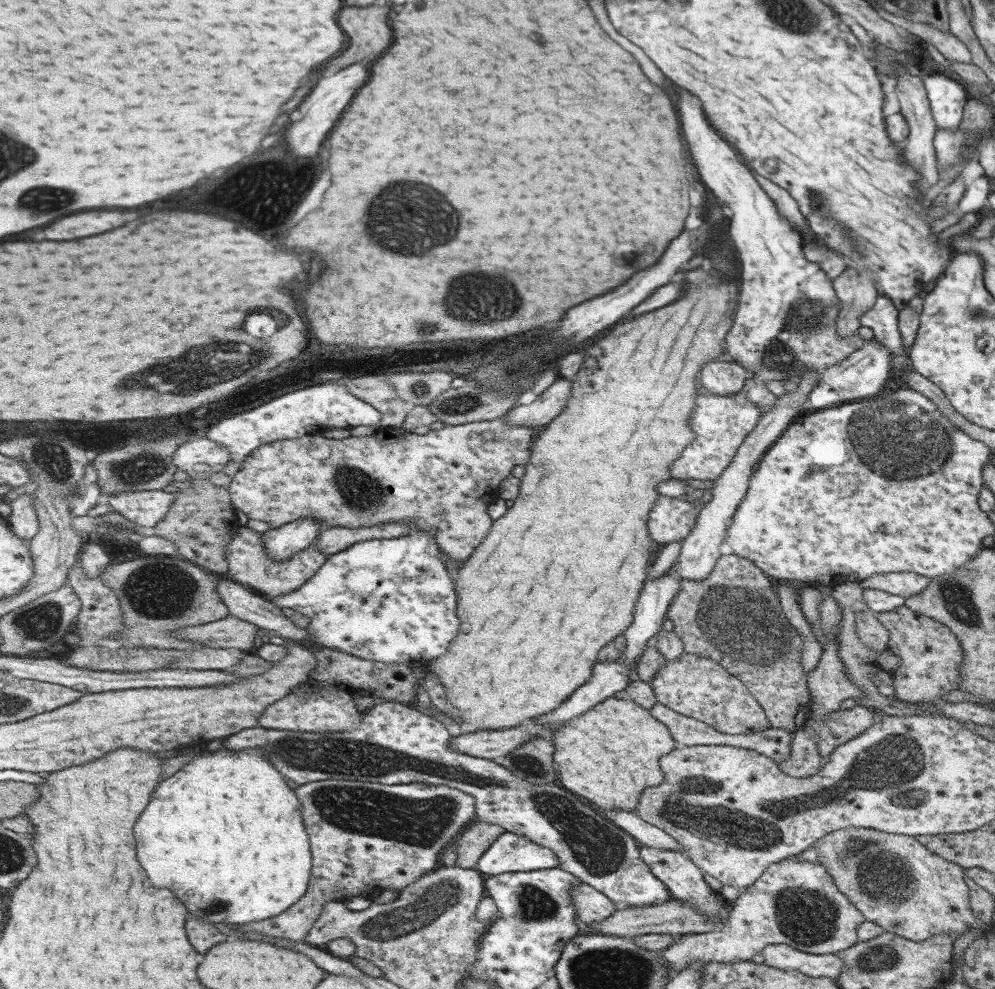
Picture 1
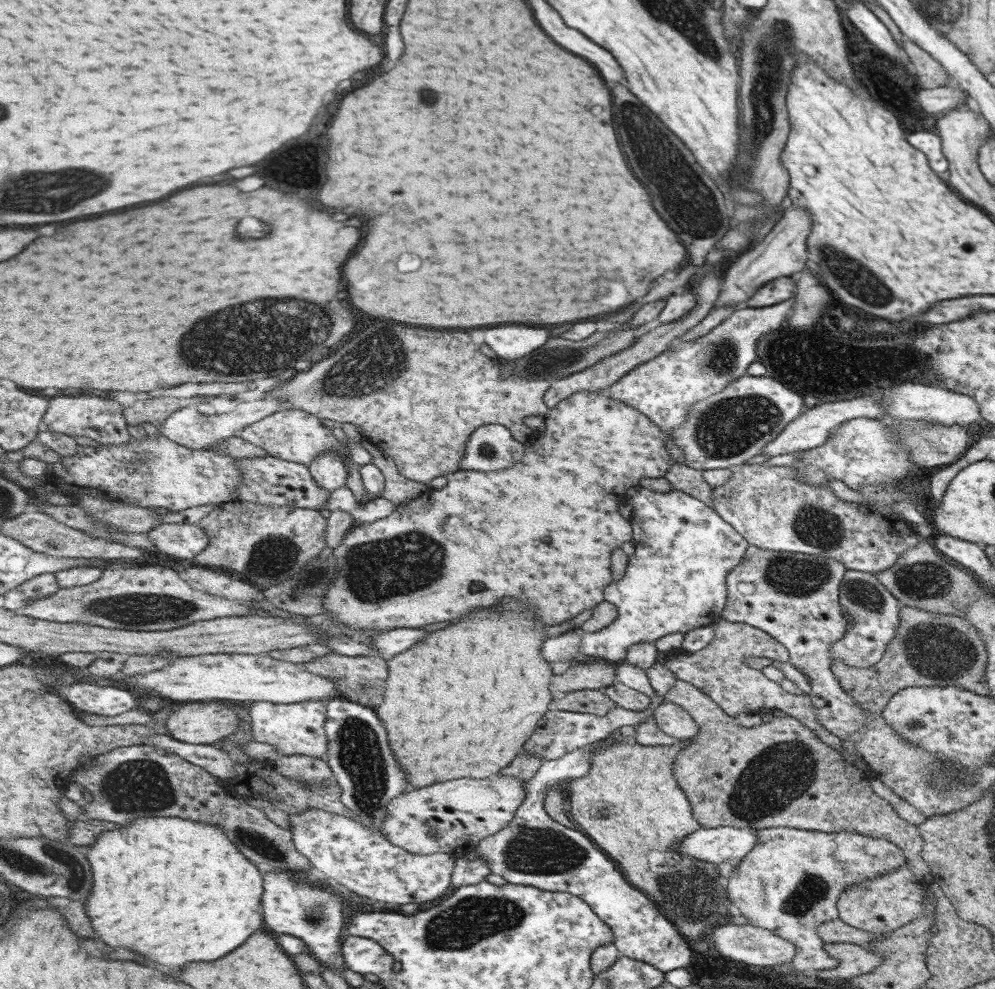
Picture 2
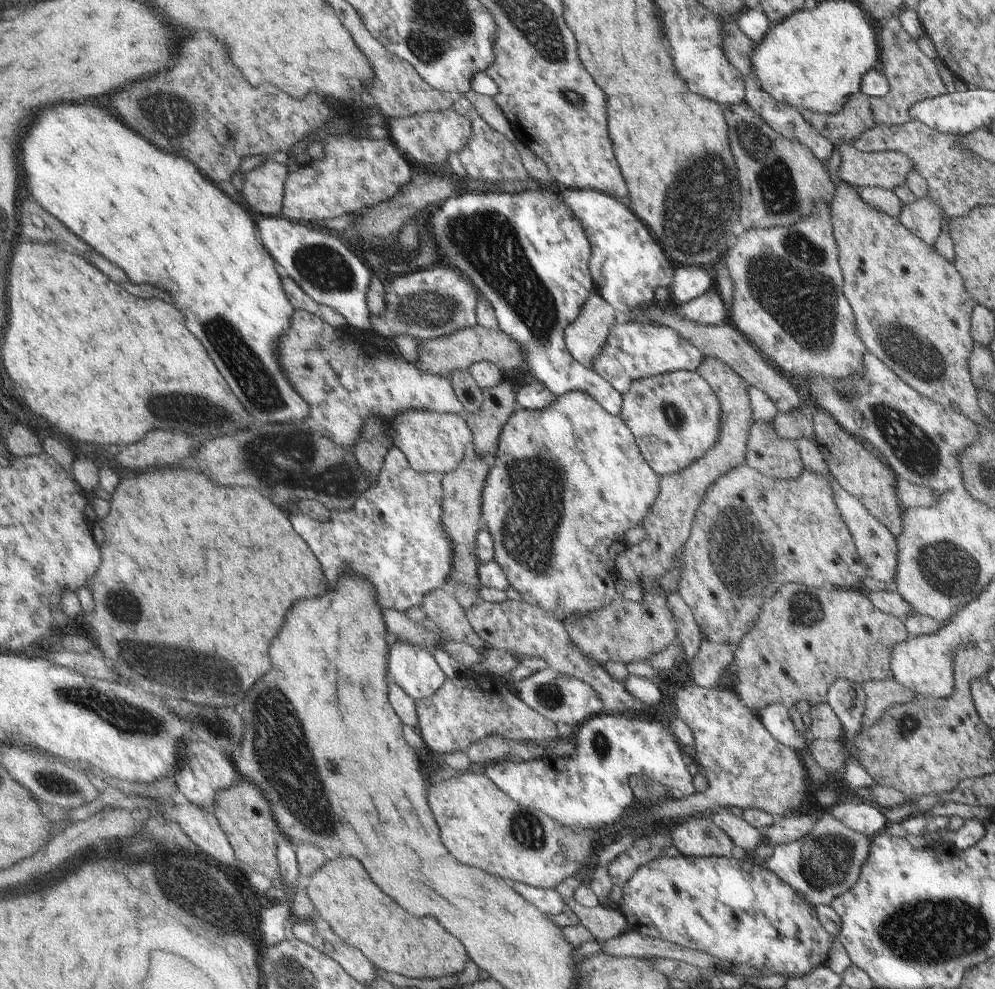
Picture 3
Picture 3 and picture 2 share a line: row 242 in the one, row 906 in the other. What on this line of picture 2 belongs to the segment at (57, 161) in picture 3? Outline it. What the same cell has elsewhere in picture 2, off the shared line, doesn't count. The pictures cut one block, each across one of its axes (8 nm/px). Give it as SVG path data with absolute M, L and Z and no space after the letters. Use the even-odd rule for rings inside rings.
M139 818L132 823L121 825L121 828L117 830L101 833L89 846L88 854L87 858L91 860L95 884L97 884L95 894L101 894L101 896L91 896L87 902L87 910L89 910L89 916L93 918L93 926L99 932L101 940L113 948L131 948L157 964L165 964L173 970L181 970L187 962L211 962L211 960L223 958L225 954L231 954L241 944L245 944L251 934L255 934L263 926L263 918L266 918L263 906L263 897L266 894L263 867L247 858L238 844L233 842L224 828L219 825L185 820L185 818Z

